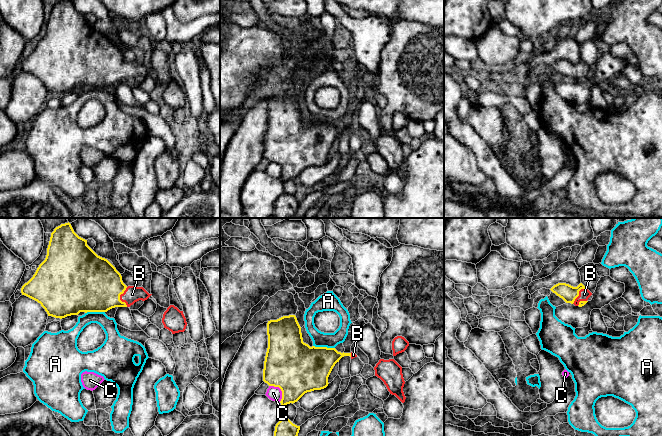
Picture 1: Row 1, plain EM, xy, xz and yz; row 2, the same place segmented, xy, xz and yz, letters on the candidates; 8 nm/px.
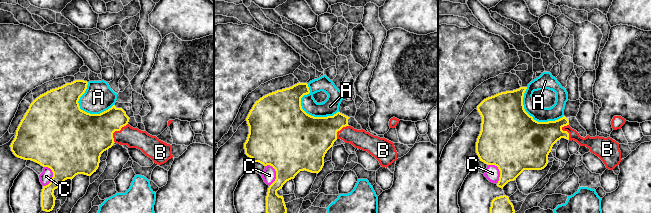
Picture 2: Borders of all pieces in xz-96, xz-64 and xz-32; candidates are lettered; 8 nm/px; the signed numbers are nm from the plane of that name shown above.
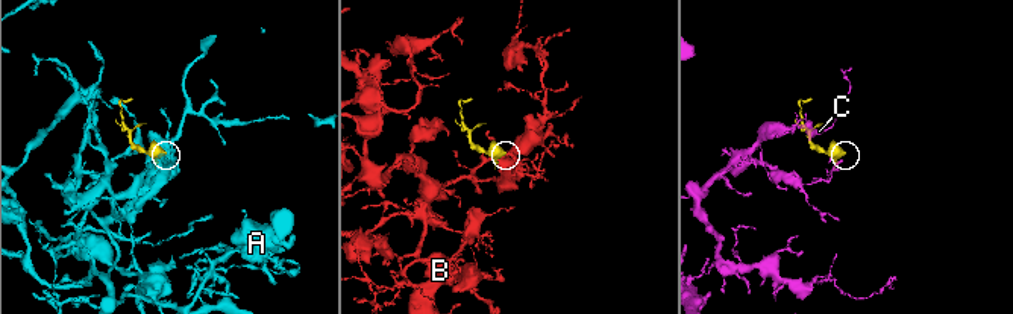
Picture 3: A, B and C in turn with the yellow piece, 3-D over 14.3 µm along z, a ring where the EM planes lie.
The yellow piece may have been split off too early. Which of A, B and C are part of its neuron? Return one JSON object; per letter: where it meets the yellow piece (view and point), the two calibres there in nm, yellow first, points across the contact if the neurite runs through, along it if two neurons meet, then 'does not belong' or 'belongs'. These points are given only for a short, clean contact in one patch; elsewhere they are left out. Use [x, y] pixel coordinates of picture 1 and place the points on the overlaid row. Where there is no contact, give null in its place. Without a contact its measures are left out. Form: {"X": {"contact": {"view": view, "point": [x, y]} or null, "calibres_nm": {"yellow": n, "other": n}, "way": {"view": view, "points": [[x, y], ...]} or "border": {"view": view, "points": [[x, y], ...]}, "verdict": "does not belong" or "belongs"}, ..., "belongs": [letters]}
{"A": {"contact": {"view": "xz", "point": [324, 347]}, "calibres_nm": {"yellow": 380, "other": 130}, "verdict": "does not belong"}, "B": {"contact": {"view": "xy", "point": [119, 297]}, "calibres_nm": {"yellow": 440, "other": 140}, "way": {"view": "xy", "points": [[91, 284], [119, 297], [132, 294]]}, "verdict": "belongs"}, "C": {"contact": {"view": "xz", "point": [281, 390]}, "calibres_nm": {"yellow": 420, "other": 110}, "verdict": "does not belong"}, "belongs": ["B"]}

